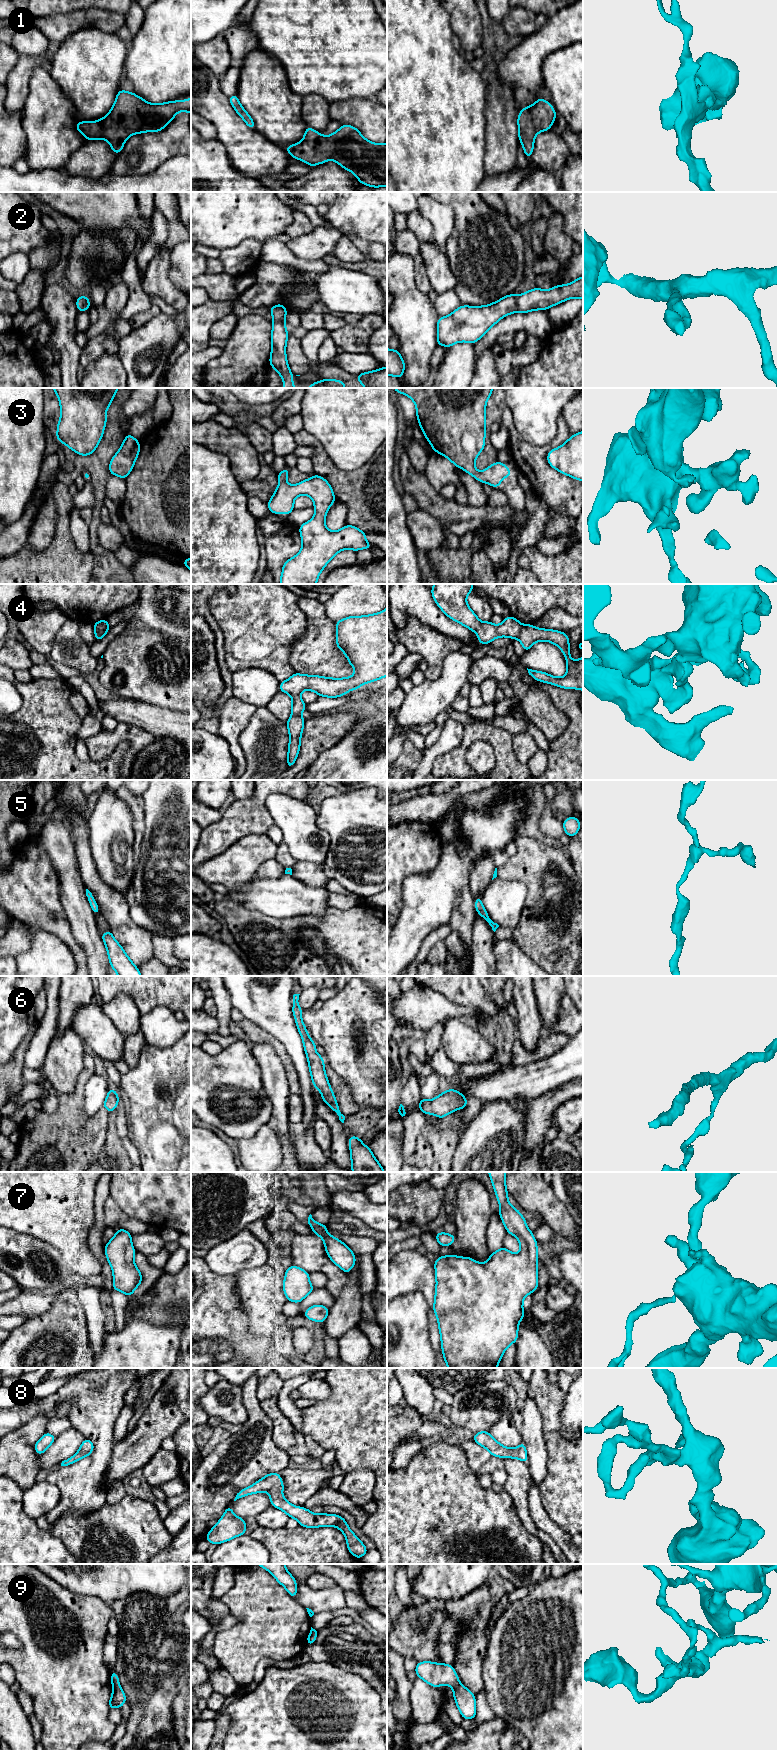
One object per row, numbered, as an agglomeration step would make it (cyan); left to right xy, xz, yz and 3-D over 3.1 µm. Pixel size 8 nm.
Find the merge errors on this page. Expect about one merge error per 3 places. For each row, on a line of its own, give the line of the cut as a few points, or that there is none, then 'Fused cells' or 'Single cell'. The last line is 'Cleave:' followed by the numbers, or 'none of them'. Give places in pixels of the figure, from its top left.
1: No split. Single cell
2: No split. Single cell
3: No split. Single cell
4: Split along xy (107, 630), (95, 633). Fused cells
5: No split. Single cell
6: No split. Single cell
7: No split. Single cell
8: No split. Single cell
9: Split along yz (460, 1684), (453, 1688). Fused cells
Cleave: 4, 9

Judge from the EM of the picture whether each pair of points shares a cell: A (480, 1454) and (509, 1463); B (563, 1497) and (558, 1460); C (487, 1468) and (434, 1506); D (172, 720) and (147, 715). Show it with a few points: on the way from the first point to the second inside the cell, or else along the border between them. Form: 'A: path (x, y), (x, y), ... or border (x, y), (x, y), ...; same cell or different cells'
A: border (492, 1456), (476, 1472); different cells
B: path (563, 1488), (563, 1469); same cell
C: border (476, 1473), (477, 1476); different cells
D: path (166, 720), (153, 719); same cell

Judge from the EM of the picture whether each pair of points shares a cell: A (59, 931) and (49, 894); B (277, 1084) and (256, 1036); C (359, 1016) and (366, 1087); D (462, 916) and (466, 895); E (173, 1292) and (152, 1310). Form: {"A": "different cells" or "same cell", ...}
{"A": "same cell", "B": "different cells", "C": "same cell", "D": "same cell", "E": "same cell"}

